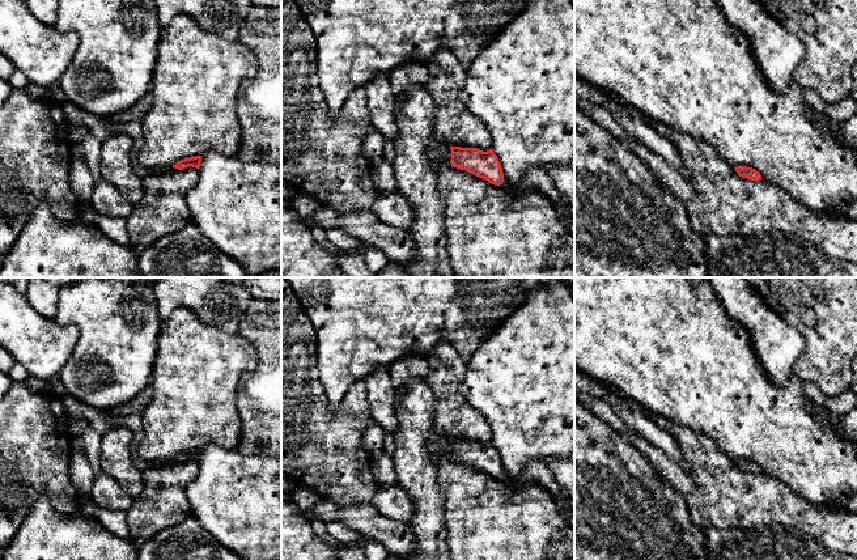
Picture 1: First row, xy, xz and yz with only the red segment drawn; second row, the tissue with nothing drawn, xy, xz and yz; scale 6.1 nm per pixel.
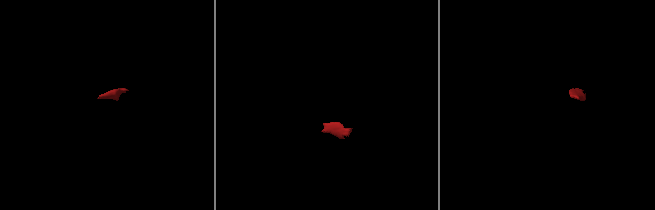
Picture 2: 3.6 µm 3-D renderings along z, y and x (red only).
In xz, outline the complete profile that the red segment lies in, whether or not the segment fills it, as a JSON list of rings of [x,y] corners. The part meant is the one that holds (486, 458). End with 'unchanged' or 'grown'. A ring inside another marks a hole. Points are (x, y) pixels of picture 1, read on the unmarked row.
[[[433,432],[428,438],[428,450],[436,463],[440,461],[440,454],[450,454],[454,461],[466,463],[509,485],[518,487],[536,483],[556,500],[560,509],[564,508],[561,491],[543,462],[533,461],[518,478],[509,478],[504,472],[501,457],[492,441],[488,445],[483,445],[478,441],[449,440]]] | grown

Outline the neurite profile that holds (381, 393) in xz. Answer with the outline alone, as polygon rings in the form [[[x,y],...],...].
[[[377,368],[364,379],[368,389],[368,399],[372,410],[372,420],[389,433],[398,429],[395,413],[396,390],[394,389],[386,368]]]

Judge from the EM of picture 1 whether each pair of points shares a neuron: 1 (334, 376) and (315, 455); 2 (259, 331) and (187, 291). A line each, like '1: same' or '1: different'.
1: different
2: different

